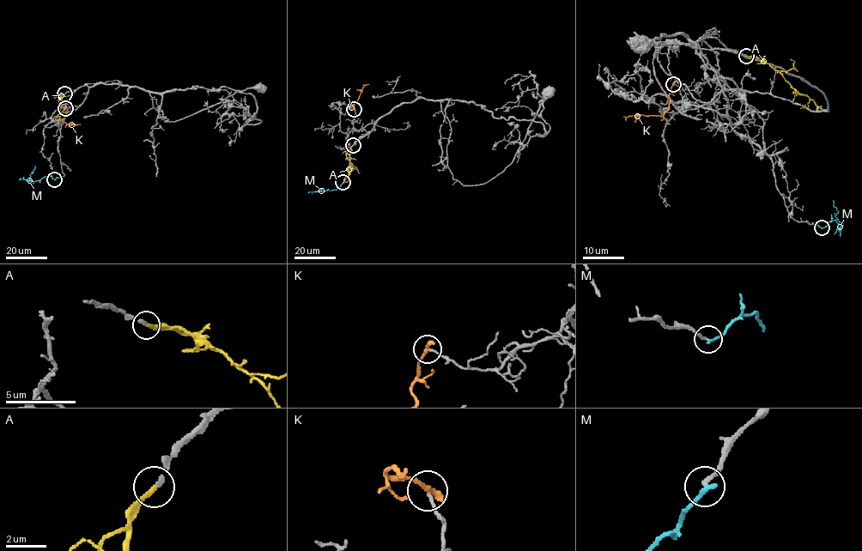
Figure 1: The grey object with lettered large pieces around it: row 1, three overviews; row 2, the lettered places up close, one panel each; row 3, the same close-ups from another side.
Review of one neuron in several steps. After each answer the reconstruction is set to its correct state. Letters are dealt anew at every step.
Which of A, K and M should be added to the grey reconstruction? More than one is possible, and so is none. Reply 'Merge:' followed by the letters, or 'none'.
Merge: A

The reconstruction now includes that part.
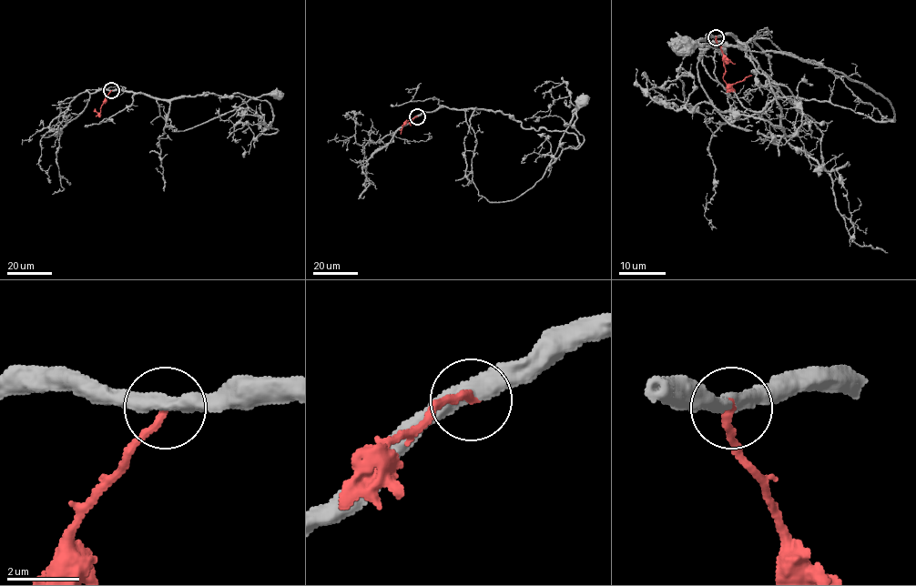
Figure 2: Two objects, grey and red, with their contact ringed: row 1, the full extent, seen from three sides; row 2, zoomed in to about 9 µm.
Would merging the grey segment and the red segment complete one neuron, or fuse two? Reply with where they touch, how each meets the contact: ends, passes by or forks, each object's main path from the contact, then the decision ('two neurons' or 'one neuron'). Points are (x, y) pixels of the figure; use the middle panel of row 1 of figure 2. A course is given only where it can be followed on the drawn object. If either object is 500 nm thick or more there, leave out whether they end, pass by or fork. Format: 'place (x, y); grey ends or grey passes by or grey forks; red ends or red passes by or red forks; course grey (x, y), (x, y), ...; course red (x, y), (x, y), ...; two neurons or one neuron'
place (417, 116); grey passes by; red ends; course grey (417, 116), (448, 106), (463, 110), (476, 139), (472, 165), (478, 195), (509, 201), (542, 177), (582, 101); course red (417, 116), (405, 122), (401, 134); two neurons

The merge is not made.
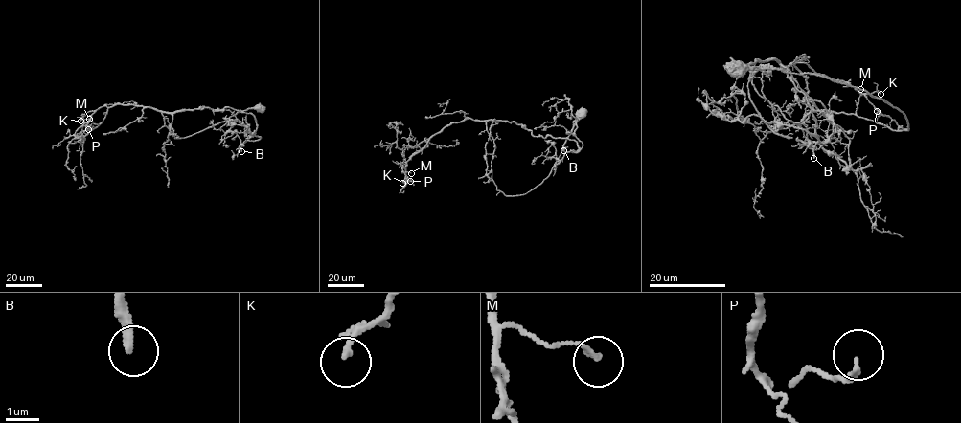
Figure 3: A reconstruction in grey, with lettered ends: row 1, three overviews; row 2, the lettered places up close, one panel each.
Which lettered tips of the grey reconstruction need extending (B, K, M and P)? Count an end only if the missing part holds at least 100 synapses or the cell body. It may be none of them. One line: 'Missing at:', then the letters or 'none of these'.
Missing at: B

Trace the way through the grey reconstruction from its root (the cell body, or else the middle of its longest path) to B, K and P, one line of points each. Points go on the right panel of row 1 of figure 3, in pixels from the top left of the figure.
B: (737, 68), (821, 75), (907, 121), (789, 121), (752, 72), (788, 69), (815, 122), (813, 158)
K: (737, 68), (864, 89), (907, 129), (832, 110), (789, 121), (746, 65), (804, 62), (880, 94)
P: (737, 68), (864, 89), (907, 129), (832, 110), (789, 121), (746, 65), (807, 63), (877, 111)

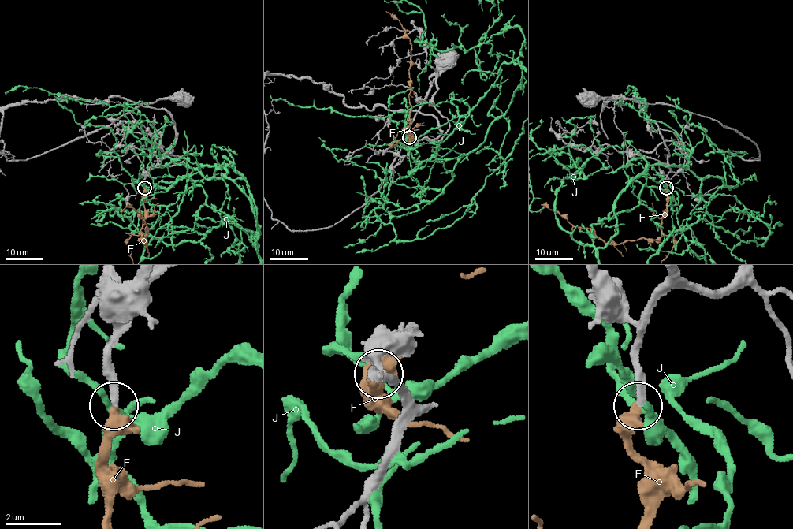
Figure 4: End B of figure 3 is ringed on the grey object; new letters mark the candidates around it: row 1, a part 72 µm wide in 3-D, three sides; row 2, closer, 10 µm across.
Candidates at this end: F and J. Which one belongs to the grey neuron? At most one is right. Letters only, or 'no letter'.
F

